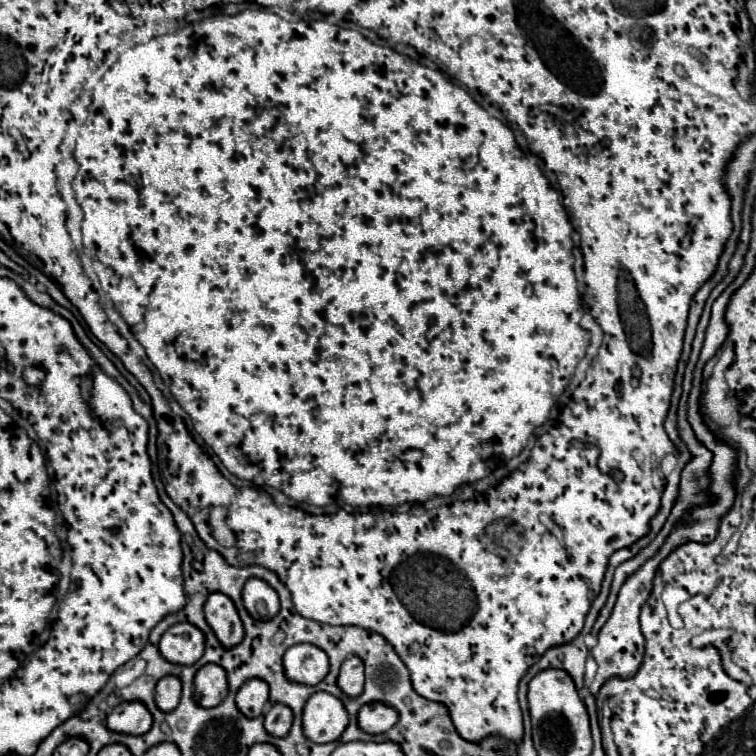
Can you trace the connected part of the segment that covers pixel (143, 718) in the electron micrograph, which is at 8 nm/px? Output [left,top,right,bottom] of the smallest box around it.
[107,702,153,736]

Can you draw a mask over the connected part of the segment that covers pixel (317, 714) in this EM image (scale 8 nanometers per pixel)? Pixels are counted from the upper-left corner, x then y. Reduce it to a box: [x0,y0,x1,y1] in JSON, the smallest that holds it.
[303,692,349,744]

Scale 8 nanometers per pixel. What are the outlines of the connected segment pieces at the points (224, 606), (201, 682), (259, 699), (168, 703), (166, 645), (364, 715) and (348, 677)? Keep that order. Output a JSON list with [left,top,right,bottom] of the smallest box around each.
[[205,592,243,648],[195,664,227,708],[235,680,269,718],[155,676,181,712],[159,624,205,666],[357,704,397,734],[337,656,363,698]]

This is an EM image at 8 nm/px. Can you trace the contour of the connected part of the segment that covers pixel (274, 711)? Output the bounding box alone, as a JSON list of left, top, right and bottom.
[265,704,293,738]

